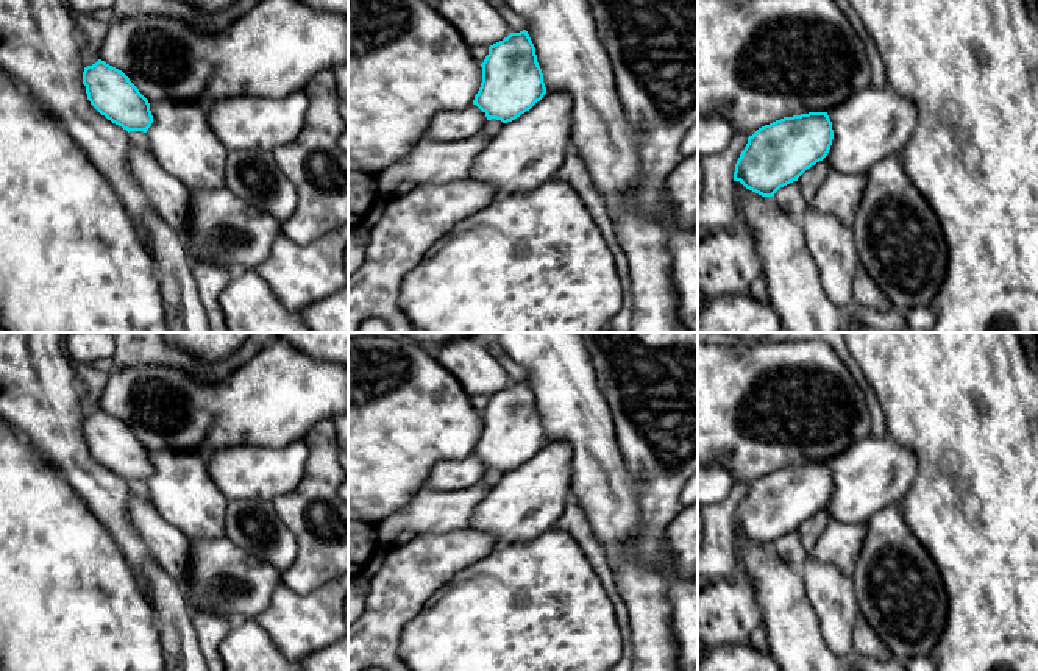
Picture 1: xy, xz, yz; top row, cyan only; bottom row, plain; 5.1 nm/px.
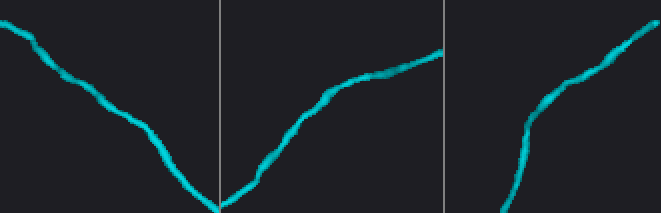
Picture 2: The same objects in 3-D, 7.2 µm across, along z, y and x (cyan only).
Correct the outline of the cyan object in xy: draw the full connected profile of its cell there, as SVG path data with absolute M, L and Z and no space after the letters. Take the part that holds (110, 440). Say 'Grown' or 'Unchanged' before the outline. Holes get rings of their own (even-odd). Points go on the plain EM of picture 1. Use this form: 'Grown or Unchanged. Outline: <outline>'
Unchanged. Outline: M98 409L84 417L87 449L108 470L130 481L147 482L153 473L148 449L119 418Z

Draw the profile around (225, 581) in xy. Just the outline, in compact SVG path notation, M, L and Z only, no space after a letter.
M220 537L194 543L190 574L180 587L192 612L215 613L236 624L261 615L281 584L283 574L273 565Z

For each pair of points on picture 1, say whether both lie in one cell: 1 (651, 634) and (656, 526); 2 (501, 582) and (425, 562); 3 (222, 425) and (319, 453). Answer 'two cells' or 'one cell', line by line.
1: one cell
2: two cells
3: two cells

